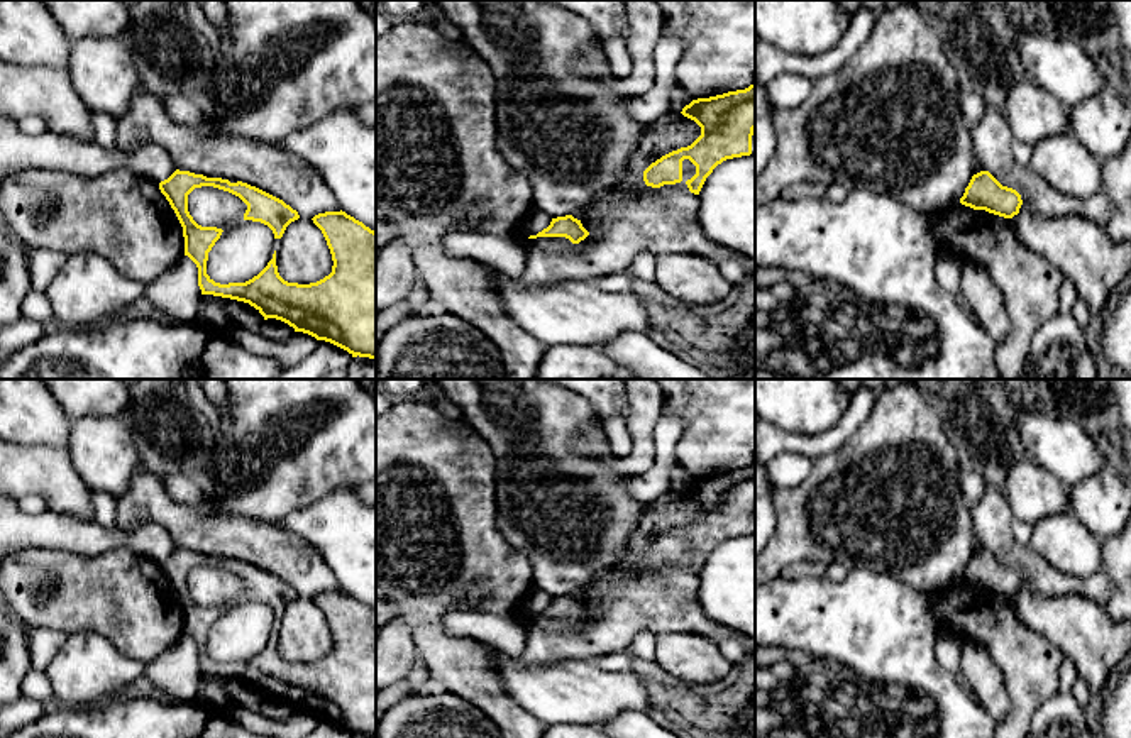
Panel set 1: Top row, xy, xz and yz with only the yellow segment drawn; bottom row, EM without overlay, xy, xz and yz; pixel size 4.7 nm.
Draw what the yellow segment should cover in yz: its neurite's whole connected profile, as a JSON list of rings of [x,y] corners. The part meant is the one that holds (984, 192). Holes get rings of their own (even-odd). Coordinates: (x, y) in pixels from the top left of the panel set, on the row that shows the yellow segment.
[[[980,171],[972,176],[960,203],[974,210],[1012,218],[1019,213],[1023,200],[1016,190],[1002,186],[989,171]]]

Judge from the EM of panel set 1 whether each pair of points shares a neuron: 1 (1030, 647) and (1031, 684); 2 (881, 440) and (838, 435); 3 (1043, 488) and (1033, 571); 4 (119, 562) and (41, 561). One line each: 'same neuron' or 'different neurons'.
1: same neuron
2: different neurons
3: different neurons
4: same neuron

